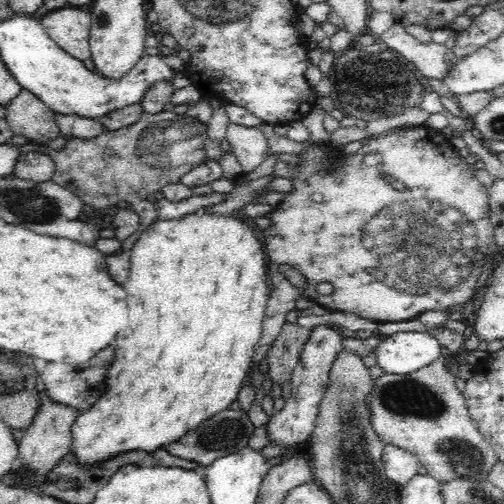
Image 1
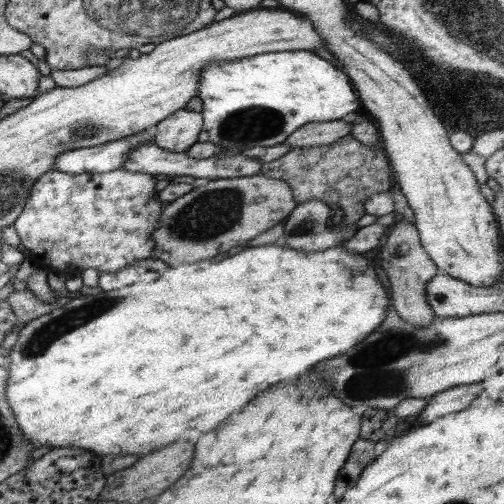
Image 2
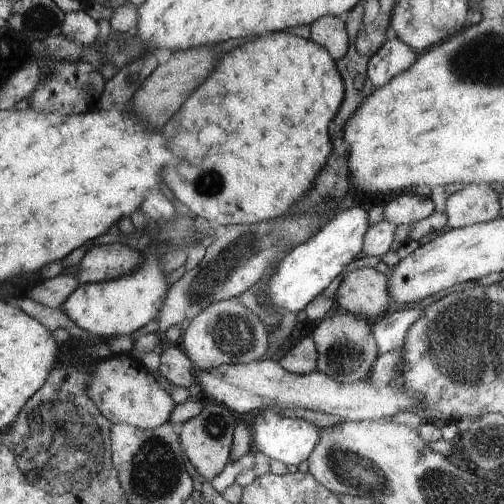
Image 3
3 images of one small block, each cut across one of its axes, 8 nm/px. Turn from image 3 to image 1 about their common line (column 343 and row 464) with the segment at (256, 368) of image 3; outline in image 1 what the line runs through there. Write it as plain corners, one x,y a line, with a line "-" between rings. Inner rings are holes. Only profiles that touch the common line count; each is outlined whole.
392,444
384,446
382,462
384,462
386,478
390,478
392,482
398,482
398,486
406,486
418,474
418,468
420,468
418,456
414,452
402,450

